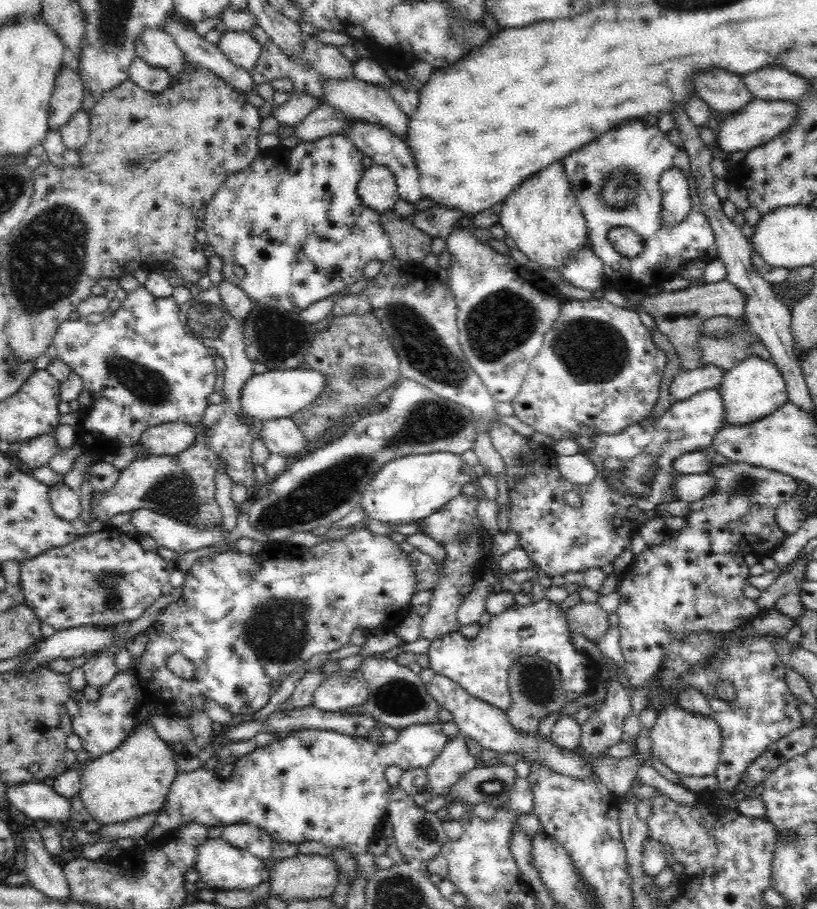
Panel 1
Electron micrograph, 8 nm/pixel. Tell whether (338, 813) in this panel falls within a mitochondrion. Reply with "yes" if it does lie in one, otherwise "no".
no

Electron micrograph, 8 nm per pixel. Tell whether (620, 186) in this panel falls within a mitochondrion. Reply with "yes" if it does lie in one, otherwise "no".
yes

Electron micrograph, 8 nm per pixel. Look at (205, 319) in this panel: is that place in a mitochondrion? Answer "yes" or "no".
yes

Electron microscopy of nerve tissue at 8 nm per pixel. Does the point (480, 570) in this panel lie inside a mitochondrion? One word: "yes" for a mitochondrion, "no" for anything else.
no

